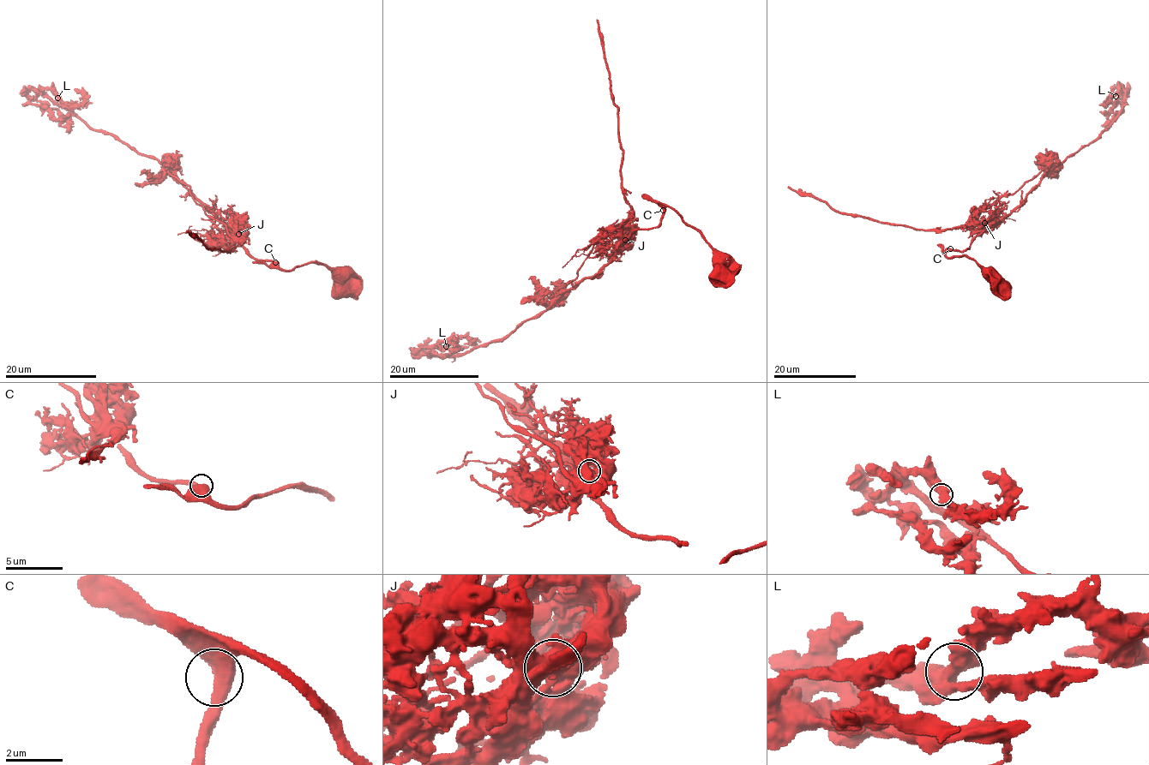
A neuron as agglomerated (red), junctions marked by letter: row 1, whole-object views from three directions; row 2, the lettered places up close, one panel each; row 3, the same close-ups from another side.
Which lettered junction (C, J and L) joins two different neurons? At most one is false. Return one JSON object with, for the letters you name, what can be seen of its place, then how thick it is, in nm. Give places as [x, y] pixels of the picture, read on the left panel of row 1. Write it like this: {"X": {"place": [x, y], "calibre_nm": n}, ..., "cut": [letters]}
{"J": {"place": [238, 234], "calibre_nm": 600}, "cut": ["J"]}

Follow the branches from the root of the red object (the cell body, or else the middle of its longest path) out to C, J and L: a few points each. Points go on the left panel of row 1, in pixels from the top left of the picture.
C: (342, 287), (337, 286), (334, 273), (323, 265), (303, 264), (285, 270), (275, 262)
J: (342, 287), (321, 264), (285, 270), (270, 260), (253, 259), (237, 241), (238, 234)
L: (342, 287), (321, 264), (285, 270), (255, 259), (159, 160), (95, 131), (43, 91), (57, 98)

